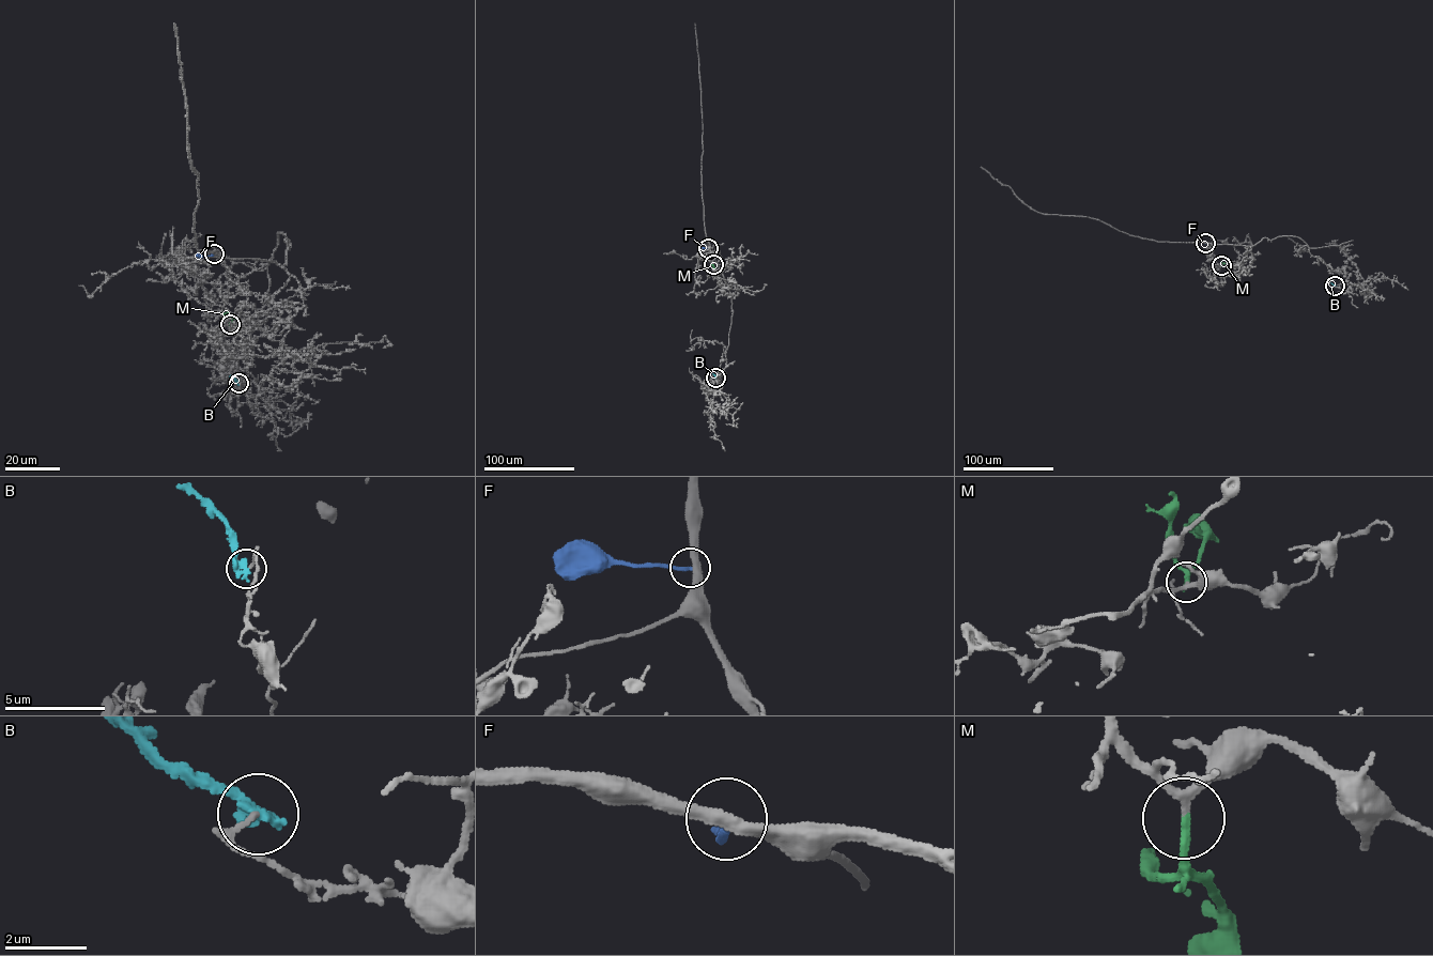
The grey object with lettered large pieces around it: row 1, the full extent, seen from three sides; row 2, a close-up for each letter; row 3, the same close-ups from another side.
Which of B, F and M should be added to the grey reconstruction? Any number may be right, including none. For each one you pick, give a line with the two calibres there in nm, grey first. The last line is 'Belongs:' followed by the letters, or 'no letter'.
M: calibres 170 and 200 nm
Belongs: M

